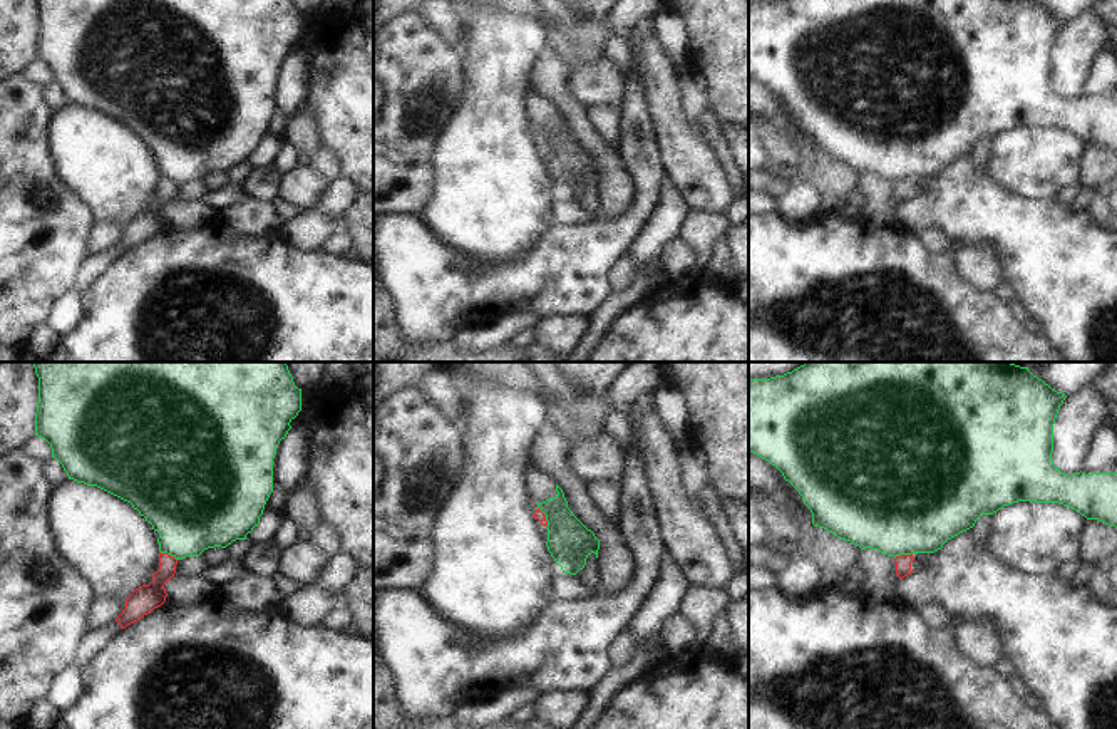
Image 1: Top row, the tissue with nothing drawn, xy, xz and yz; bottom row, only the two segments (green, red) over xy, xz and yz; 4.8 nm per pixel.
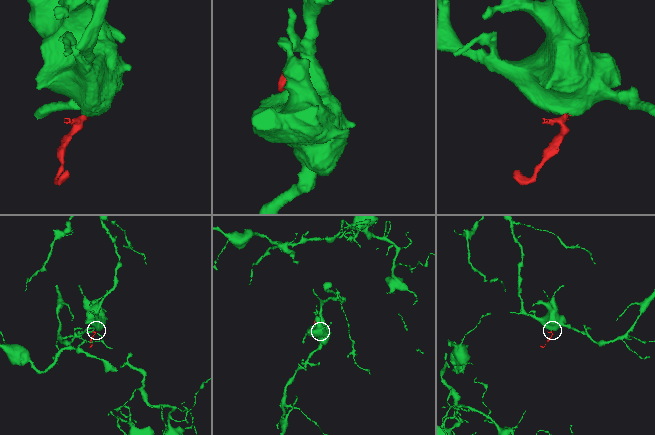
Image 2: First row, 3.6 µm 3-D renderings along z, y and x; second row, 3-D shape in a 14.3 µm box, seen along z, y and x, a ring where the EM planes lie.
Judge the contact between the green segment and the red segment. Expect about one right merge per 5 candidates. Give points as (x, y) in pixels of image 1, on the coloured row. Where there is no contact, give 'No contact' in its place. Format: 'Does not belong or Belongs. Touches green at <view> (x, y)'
Does not belong. Touches green at xy (168, 553).

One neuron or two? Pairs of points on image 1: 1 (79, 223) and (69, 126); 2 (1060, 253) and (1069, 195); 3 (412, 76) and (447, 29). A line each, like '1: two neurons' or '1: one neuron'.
1: two neurons
2: two neurons
3: two neurons

